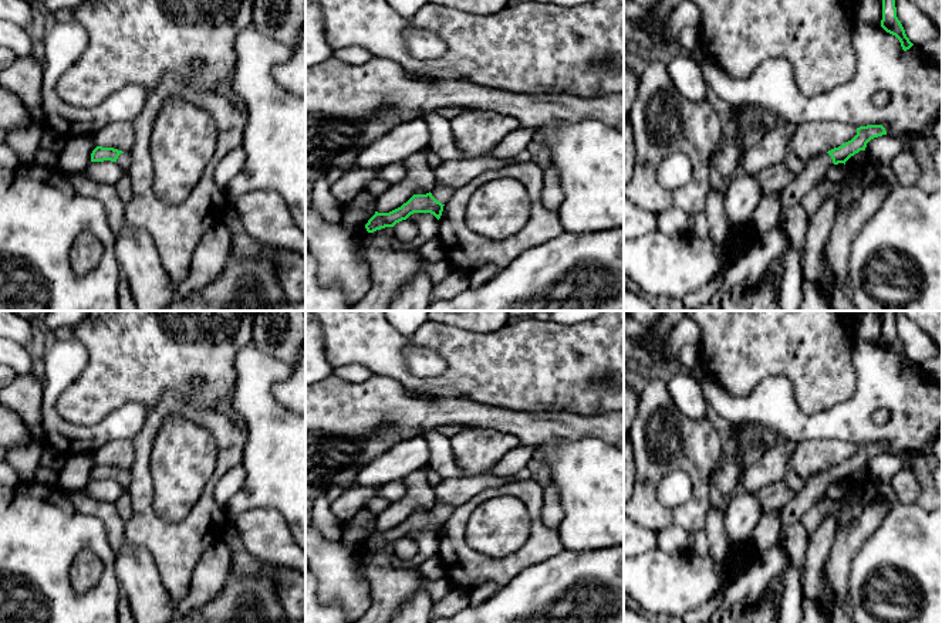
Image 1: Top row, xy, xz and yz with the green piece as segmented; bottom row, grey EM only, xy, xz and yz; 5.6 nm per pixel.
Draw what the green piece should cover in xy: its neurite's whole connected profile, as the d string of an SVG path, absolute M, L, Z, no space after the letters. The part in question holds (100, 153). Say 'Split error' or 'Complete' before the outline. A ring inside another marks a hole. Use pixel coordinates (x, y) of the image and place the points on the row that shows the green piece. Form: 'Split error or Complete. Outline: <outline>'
Split error. Outline: M97 146L91 153L91 162L104 162L104 160L115 162L125 175L132 162L131 155L126 152L114 148Z

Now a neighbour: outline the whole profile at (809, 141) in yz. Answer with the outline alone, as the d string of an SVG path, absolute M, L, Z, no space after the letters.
M810 122L798 125L790 136L790 148L801 163L844 145L857 135L857 128L840 122Z

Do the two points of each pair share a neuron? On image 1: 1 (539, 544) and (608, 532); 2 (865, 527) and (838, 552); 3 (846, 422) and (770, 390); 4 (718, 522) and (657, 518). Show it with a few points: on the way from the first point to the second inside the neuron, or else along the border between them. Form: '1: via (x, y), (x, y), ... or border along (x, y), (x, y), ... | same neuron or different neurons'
1: border along (556, 528), (566, 548) | different neurons
2: via (858, 532), (846, 545) | same neuron
3: via (827, 422), (802, 422), (789, 409) | same neuron
4: border along (711, 504), (704, 528) | different neurons

